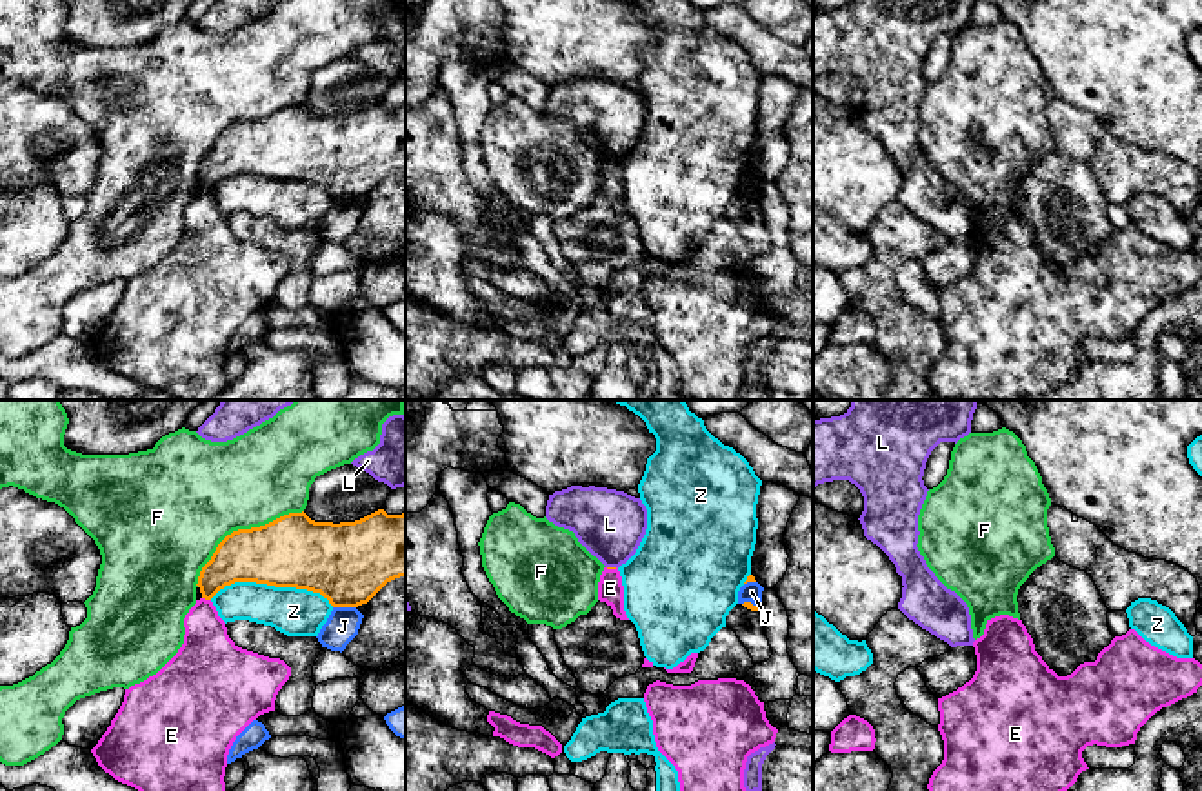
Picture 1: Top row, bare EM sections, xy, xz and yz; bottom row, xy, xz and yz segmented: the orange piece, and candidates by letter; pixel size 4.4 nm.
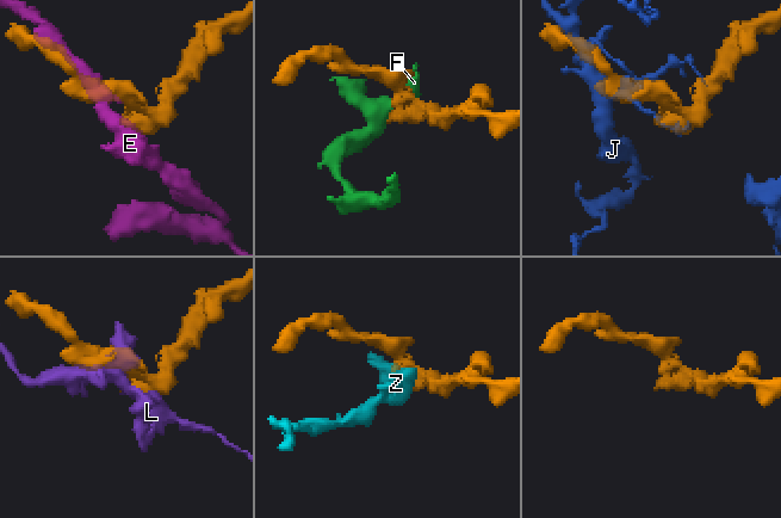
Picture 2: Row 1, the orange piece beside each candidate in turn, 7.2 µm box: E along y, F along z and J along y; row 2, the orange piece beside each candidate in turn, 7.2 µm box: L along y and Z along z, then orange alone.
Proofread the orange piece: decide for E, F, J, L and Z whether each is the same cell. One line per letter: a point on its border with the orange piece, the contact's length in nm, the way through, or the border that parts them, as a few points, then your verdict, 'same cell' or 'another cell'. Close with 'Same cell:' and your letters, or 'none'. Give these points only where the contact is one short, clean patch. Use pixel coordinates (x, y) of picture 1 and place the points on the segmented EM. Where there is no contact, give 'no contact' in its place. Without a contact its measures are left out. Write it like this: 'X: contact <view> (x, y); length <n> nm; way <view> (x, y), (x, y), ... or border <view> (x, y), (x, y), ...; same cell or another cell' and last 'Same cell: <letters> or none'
E: contact xy (206, 599); length 40 nm; border xy (202, 597), (210, 600); another cell
F: contact xy (240, 530); length 600 nm; another cell
J: contact xy (344, 606); length 100 nm; another cell
L: contact xz (611, 568); length 40 nm; another cell
Z: contact xy (271, 584); length 550 nm; another cell
Same cell: none

